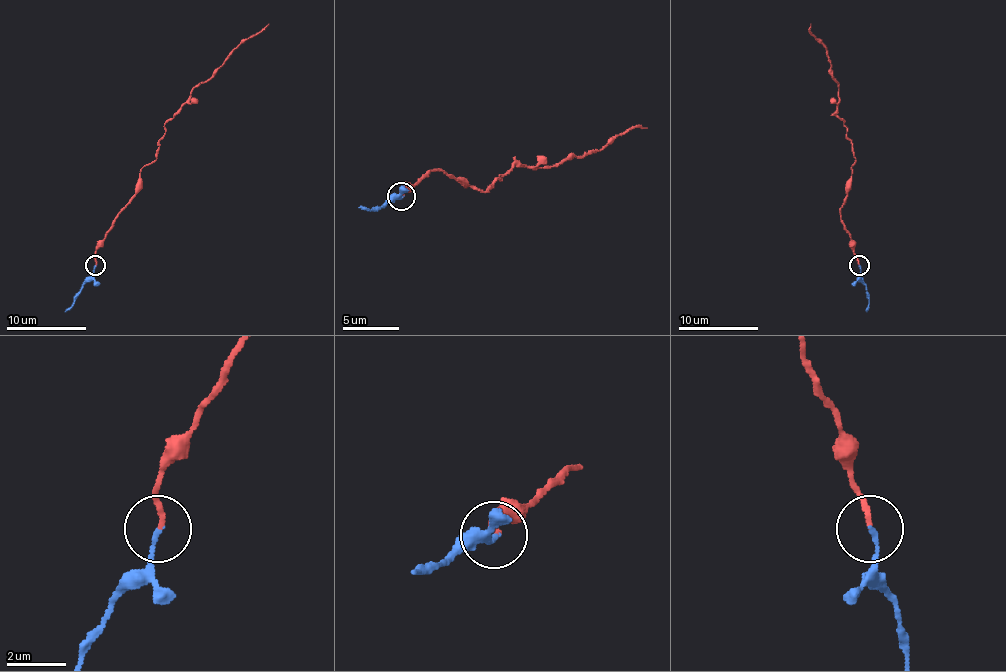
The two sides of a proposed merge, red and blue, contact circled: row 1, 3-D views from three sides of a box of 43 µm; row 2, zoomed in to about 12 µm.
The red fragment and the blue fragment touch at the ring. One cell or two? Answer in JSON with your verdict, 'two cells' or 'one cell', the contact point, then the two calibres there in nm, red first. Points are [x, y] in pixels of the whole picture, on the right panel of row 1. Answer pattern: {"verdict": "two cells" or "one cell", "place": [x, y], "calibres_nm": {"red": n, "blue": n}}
{"verdict": "one cell", "place": [859, 265], "calibres_nm": {"red": 160, "blue": 150}}

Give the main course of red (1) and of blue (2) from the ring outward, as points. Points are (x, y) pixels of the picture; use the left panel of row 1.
1: (95, 265), (95, 247), (135, 193), (139, 171), (153, 160), (157, 140), (174, 116), (196, 86), (268, 24)
2: (95, 265), (93, 275), (65, 311)

